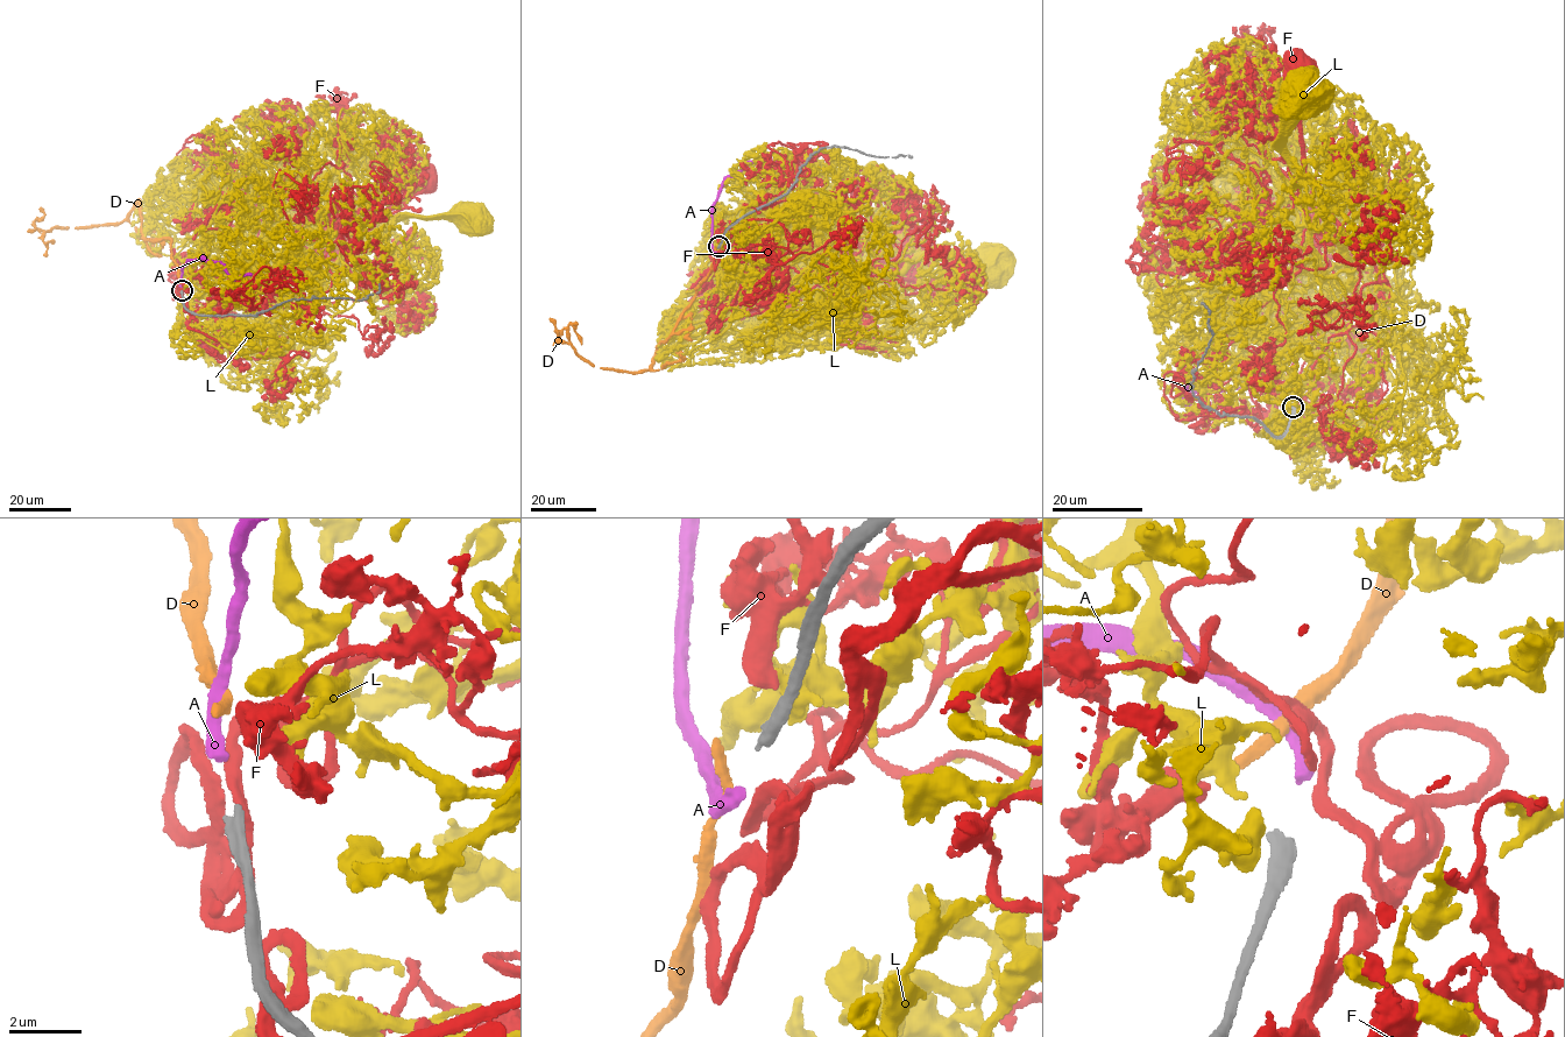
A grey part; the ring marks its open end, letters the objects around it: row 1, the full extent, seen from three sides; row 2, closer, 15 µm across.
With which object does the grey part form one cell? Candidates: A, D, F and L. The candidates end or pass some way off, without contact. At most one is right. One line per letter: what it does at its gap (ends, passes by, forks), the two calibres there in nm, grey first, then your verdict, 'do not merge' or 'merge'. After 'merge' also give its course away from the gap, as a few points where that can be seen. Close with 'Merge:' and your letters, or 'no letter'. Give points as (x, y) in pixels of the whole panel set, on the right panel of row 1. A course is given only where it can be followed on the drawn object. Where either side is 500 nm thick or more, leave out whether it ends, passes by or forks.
A: it ends; calibres 400 and 380 nm; merge; course (1296, 399), (1280, 385), (1259, 383), (1244, 388), (1189, 390), (1183, 393), (1185, 402), (1183, 386)
D: it ends; calibres 400 and 320 nm; do not merge
F: it passes by; calibres 400 and 280 nm; do not merge
L: it ends; calibres 400 and 340 nm; do not merge
Merge: A

